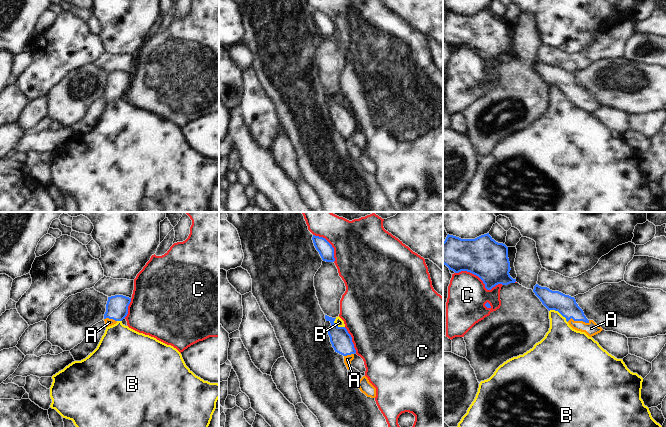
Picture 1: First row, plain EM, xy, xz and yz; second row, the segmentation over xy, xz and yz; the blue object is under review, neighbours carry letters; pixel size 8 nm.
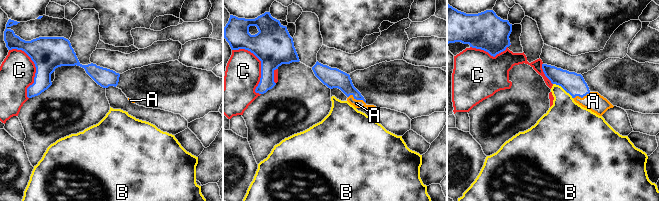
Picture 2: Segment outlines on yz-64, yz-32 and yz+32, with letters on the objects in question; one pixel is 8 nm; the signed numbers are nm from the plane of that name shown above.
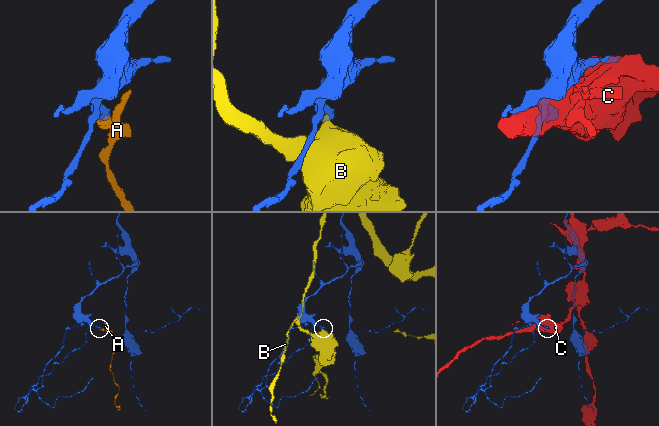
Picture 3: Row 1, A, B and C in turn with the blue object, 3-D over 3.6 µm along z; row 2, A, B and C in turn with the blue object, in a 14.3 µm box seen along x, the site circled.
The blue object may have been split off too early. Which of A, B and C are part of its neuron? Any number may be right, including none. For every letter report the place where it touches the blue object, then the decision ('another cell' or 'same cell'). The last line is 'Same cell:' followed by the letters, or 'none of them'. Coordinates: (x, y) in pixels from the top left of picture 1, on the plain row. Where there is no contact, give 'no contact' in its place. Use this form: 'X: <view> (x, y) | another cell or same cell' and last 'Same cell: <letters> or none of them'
A: yz (578, 96) | same cell
B: yz (559, 88) | another cell
C: yz (480, 54) | another cell
Same cell: A

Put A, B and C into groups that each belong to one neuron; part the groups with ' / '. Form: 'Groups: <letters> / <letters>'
Groups: A / B / C.

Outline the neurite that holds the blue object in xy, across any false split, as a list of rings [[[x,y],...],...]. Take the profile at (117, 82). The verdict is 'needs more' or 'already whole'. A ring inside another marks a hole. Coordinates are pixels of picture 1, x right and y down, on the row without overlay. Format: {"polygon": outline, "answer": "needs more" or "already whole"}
{"polygon": [[[123,71],[108,73],[106,88],[104,90],[106,103],[112,102],[118,97],[122,97],[127,92],[130,78],[131,74]]], "answer": "needs more"}

